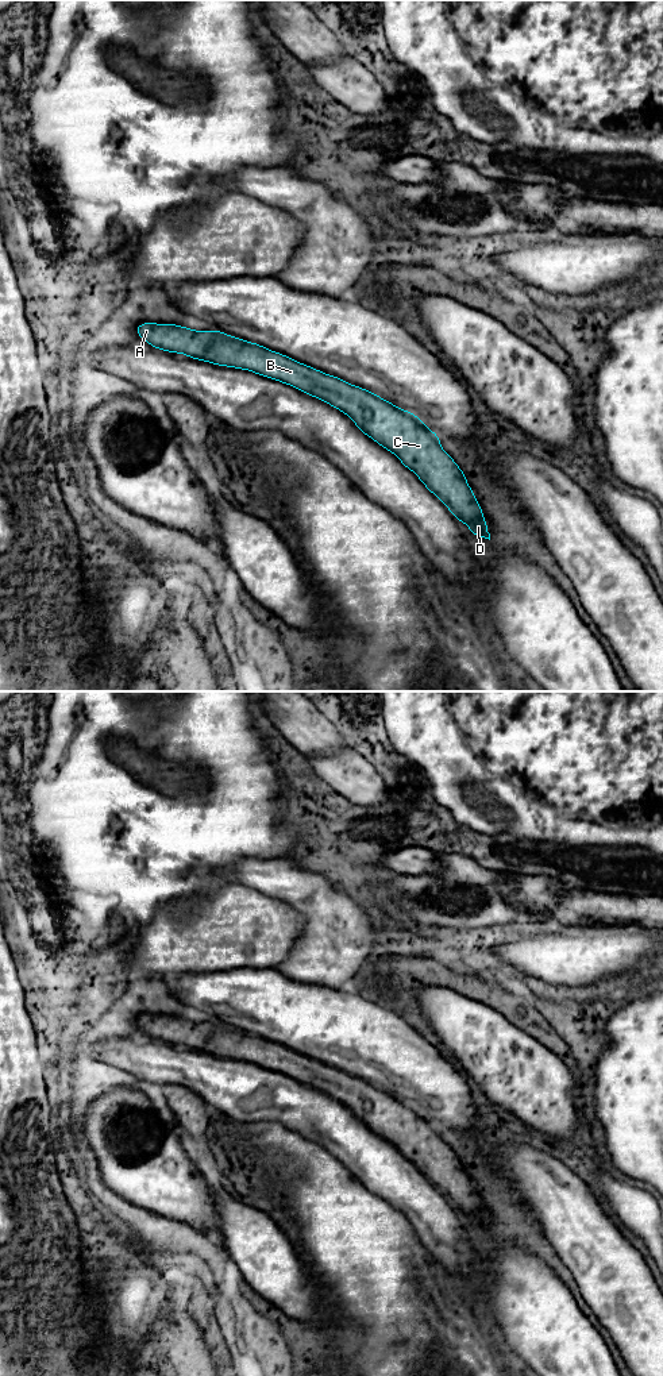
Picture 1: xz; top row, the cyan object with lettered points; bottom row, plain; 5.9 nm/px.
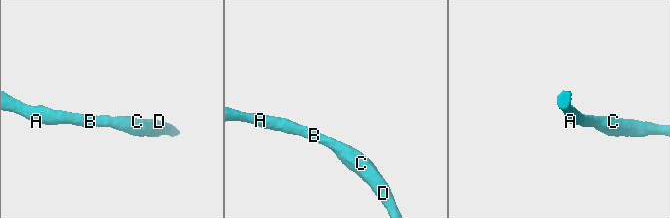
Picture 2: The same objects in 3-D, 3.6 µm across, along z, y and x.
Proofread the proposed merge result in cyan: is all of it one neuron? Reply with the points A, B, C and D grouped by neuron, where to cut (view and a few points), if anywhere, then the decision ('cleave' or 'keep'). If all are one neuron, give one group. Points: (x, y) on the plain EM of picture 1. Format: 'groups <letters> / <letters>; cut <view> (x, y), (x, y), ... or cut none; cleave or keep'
groups A B C D; cut none; keep

